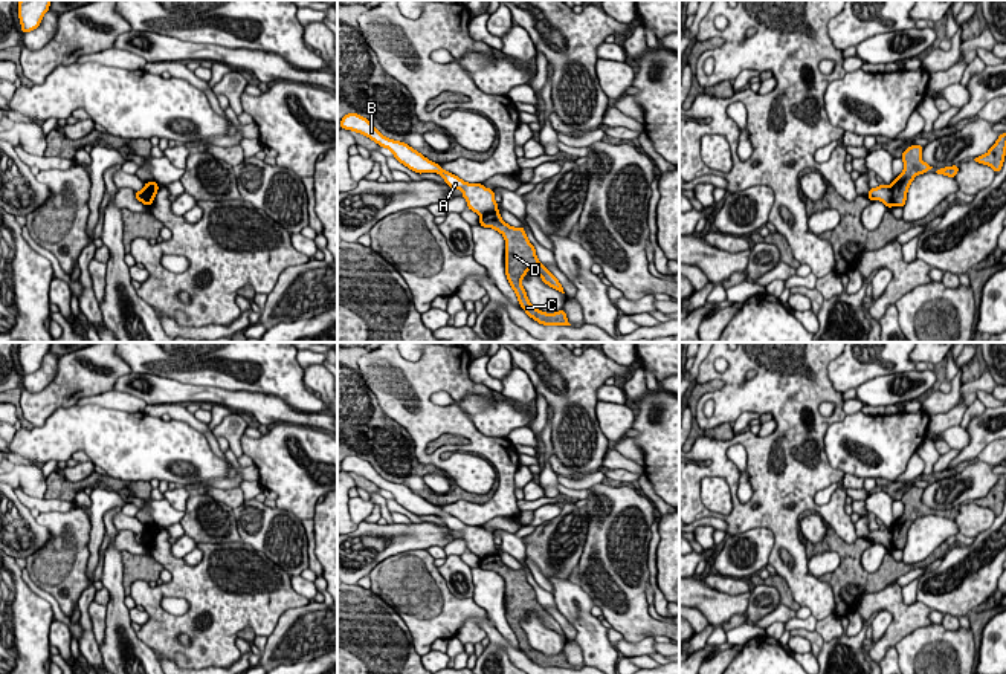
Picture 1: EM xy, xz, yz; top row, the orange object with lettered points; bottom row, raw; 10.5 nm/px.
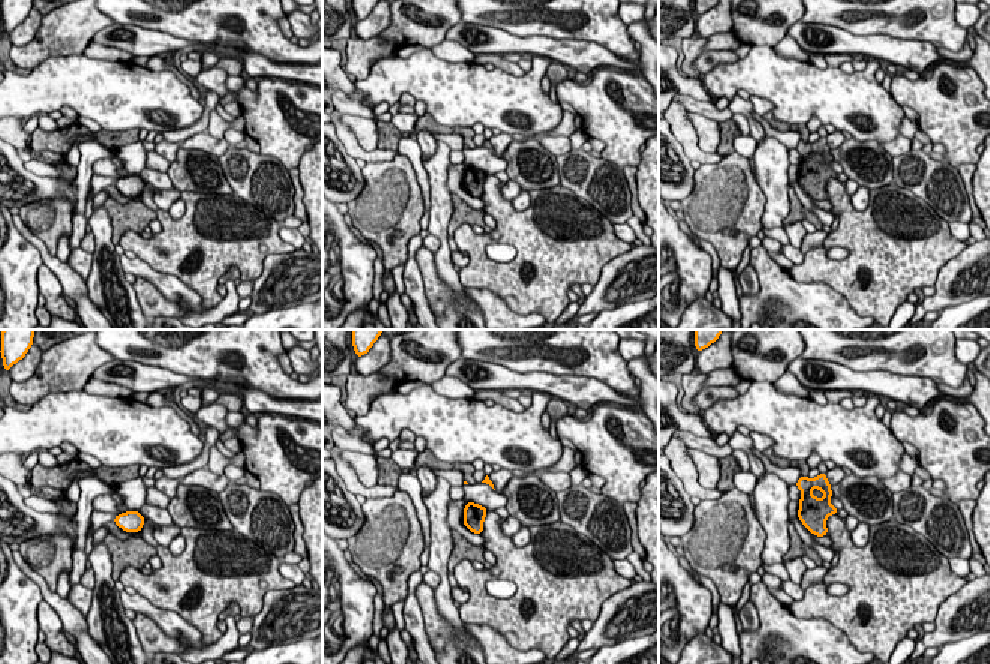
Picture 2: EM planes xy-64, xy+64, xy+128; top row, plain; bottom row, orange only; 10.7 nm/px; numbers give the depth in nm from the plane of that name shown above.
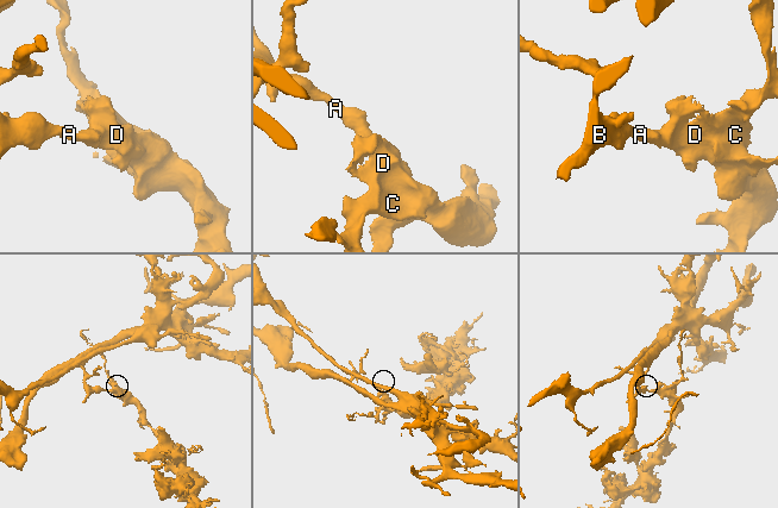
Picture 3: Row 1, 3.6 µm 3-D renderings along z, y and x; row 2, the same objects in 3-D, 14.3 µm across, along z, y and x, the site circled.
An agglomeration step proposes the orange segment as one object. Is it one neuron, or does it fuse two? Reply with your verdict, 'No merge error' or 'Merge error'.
Merge error

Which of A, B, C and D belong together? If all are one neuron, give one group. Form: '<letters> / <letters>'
A B / C D

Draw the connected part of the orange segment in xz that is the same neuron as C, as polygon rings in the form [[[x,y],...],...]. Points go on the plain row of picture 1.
[[[499,553],[481,558],[479,567],[484,570],[493,570],[504,578],[507,622],[527,657],[543,668],[571,668],[563,651],[556,656],[545,656],[533,650],[528,643],[527,634],[521,627],[521,622],[525,621],[528,611],[536,613],[545,627],[562,636],[565,634],[559,622],[537,602],[536,591],[528,584],[525,572],[522,569],[513,570],[507,567],[501,561]]]

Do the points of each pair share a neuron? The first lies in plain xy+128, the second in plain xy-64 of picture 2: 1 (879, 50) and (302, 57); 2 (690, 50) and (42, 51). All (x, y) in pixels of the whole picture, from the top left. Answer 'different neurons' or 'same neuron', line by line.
1: different neurons
2: same neuron

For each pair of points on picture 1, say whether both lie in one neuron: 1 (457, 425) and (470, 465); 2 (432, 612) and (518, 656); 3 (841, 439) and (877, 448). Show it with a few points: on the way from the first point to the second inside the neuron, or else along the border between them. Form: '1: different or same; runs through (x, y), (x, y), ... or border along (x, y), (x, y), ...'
1: same; runs through (434, 430), (422, 451), (448, 465)
2: same; runs through (454, 612), (475, 612), (496, 636)
3: same; runs through (851, 442), (867, 447)

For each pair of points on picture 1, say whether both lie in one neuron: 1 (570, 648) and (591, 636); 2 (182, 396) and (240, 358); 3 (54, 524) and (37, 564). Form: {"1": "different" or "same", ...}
{"1": "different", "2": "different", "3": "same"}

